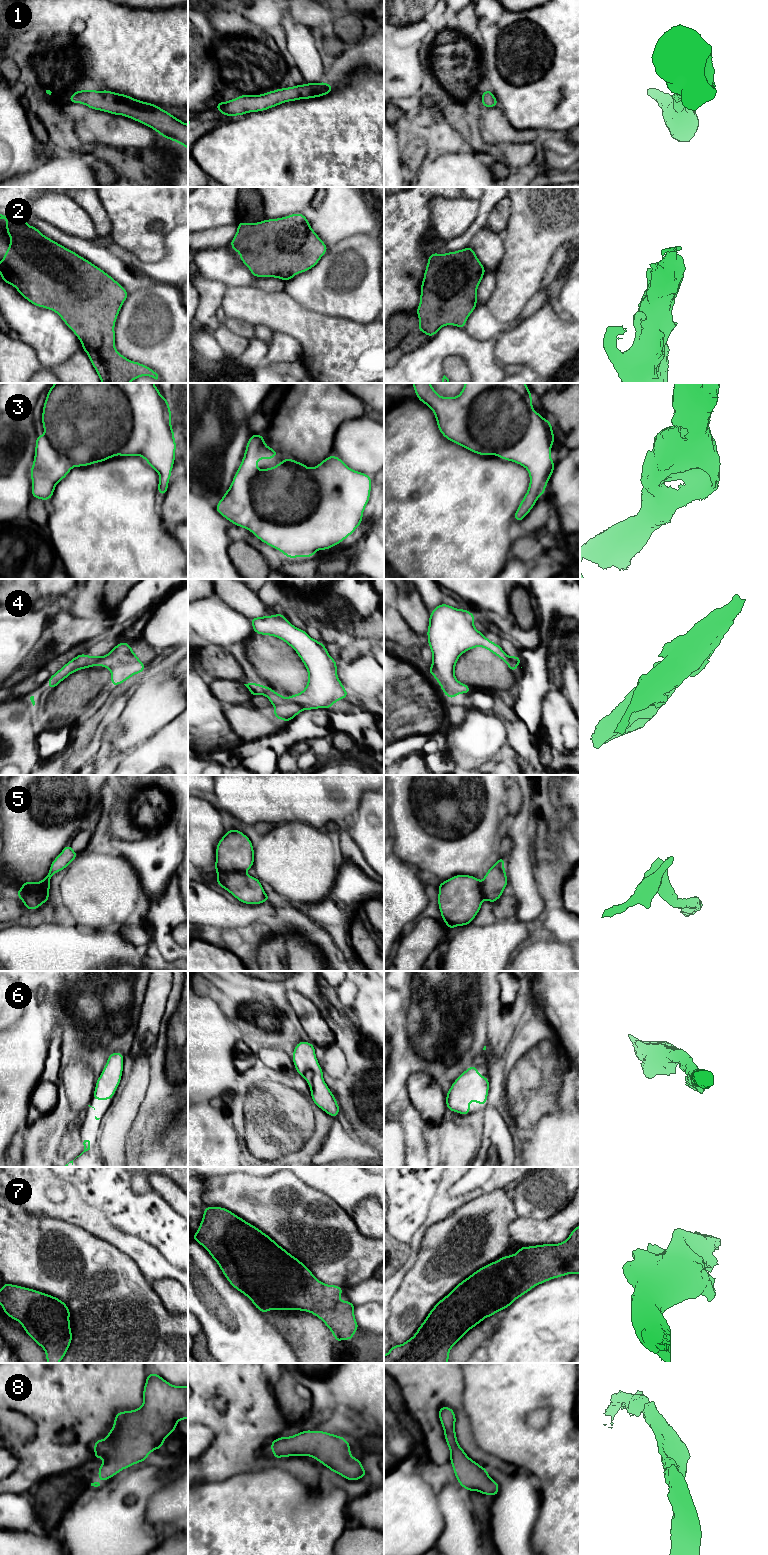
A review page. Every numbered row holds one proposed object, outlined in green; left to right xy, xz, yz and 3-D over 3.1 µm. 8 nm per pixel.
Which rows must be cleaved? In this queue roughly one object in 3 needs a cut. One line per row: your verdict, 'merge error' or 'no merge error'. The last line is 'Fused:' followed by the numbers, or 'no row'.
1: no merge error
2: no merge error
3: no merge error
4: merge error
5: merge error
6: no merge error
7: no merge error
8: no merge error
Fused: 4, 5

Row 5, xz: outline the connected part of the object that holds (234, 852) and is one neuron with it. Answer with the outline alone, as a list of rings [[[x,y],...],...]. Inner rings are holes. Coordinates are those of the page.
[[[228,830],[216,846],[214,870],[246,872],[253,865],[254,848],[251,840],[239,830]]]

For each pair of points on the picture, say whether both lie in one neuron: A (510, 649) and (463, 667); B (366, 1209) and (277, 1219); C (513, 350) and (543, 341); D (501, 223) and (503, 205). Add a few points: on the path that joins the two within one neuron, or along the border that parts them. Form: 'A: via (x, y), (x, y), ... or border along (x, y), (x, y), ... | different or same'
A: border along (499, 645), (508, 657) | different
B: border along (351, 1216), (357, 1228), (365, 1236) | different
C: via (520, 345), (536, 342) | same
D: via (501, 219), (502, 209) | same

